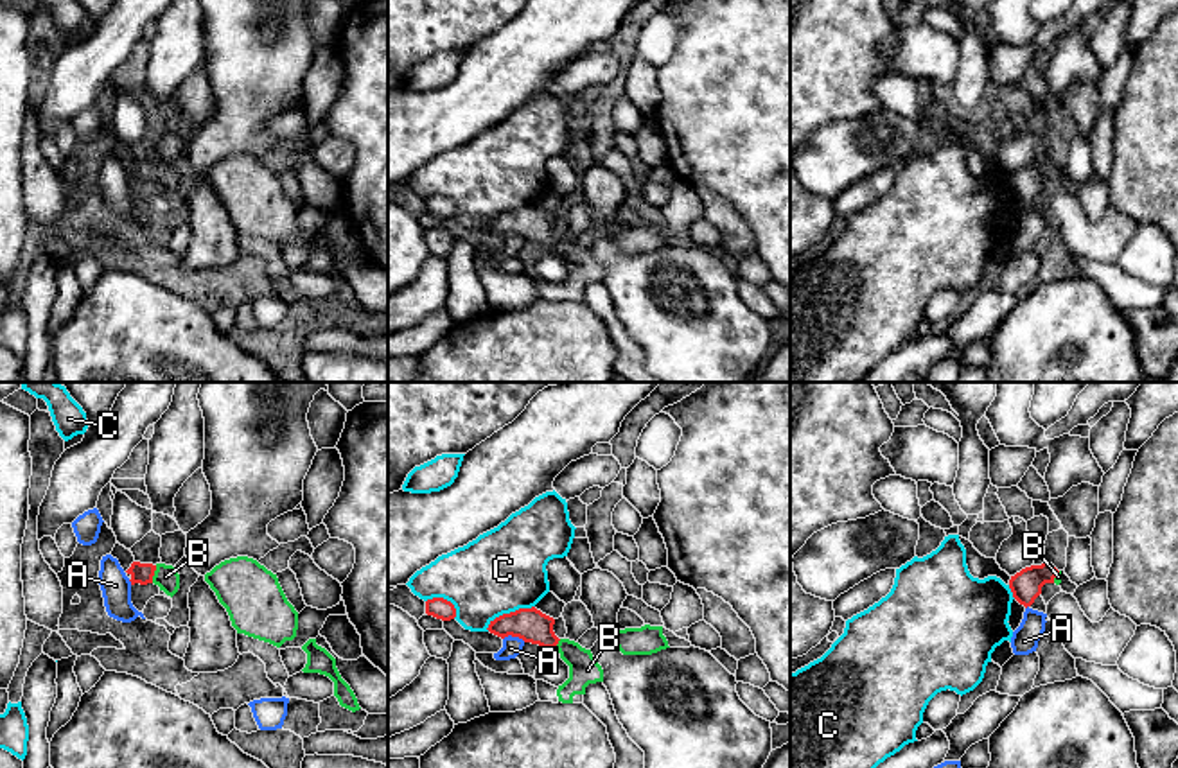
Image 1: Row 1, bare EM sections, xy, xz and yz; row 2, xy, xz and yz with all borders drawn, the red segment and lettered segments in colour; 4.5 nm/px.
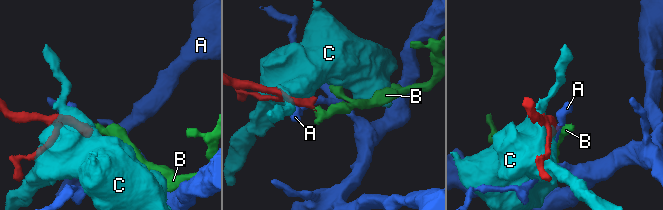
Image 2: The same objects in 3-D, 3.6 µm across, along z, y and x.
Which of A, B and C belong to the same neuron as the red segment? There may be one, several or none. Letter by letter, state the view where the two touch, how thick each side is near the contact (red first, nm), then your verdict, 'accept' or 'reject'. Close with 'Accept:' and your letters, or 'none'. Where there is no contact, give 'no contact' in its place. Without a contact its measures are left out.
A: contact in xz; calibres 150 and 80 nm; reject
B: contact in xy; calibres 100 and 110 nm; accept
C: contact in xz; calibres 150 and 380 nm; reject
Accept: B

